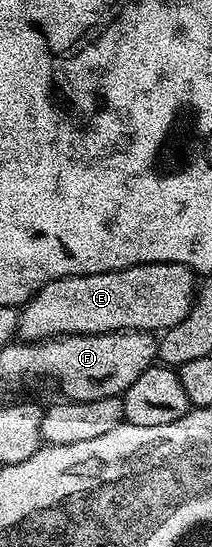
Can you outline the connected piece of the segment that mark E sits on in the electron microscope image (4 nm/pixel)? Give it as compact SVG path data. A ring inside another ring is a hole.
M149 262L116 272L64 276L44 284L21 307L17 337L24 342L42 342L63 334L111 334L117 330L161 332L188 316L195 293L194 271L175 262Z

